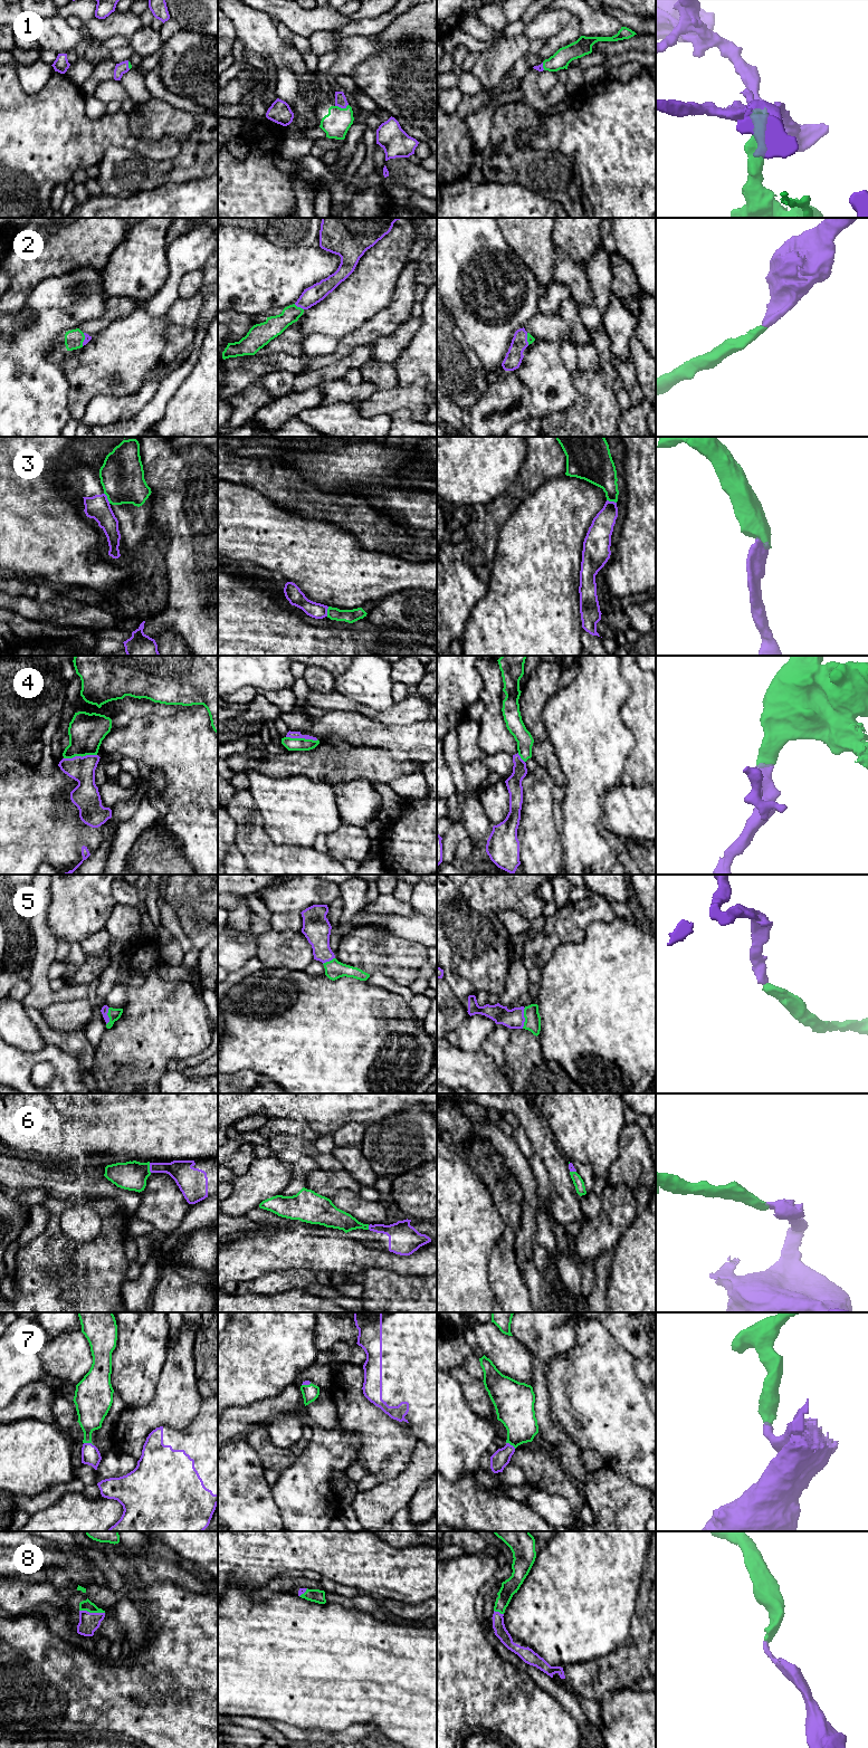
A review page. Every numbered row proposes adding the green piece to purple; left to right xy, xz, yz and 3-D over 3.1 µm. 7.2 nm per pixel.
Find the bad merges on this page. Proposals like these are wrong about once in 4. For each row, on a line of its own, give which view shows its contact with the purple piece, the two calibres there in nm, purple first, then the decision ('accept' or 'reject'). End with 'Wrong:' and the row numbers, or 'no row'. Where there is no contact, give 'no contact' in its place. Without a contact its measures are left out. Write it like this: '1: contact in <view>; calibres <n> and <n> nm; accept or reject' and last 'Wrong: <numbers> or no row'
1: contact in xz; calibres 80 and 190 nm; accept
2: contact in xz; calibres 140 and 140 nm; accept
3: contact in xy; calibres 170 and 320 nm; reject
4: contact in xy; calibres 180 and 260 nm; accept
5: contact in yz; calibres 140 and 120 nm; accept
6: contact in xy; calibres 160 and 200 nm; accept
7: contact in xy; calibres 140 and 220 nm; accept
8: contact in xy; calibres 140 and 80 nm; accept
Wrong: 3

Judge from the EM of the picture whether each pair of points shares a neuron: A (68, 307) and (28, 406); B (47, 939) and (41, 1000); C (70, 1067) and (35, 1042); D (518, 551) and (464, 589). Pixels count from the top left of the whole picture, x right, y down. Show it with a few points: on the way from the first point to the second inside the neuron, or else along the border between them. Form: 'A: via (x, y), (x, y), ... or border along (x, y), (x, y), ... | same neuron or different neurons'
A: via (44, 332), (28, 347), (28, 381) | same neuron
B: via (43, 954), (40, 985) | same neuron
C: border along (45, 1044), (34, 1052), (24, 1052), (15, 1047) | different neurons
D: border along (487, 584), (485, 595), (474, 608) | different neurons

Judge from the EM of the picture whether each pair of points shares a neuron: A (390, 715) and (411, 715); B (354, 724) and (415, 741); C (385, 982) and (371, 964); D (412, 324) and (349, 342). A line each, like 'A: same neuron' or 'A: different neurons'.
A: same neuron
B: same neuron
C: different neurons
D: different neurons

